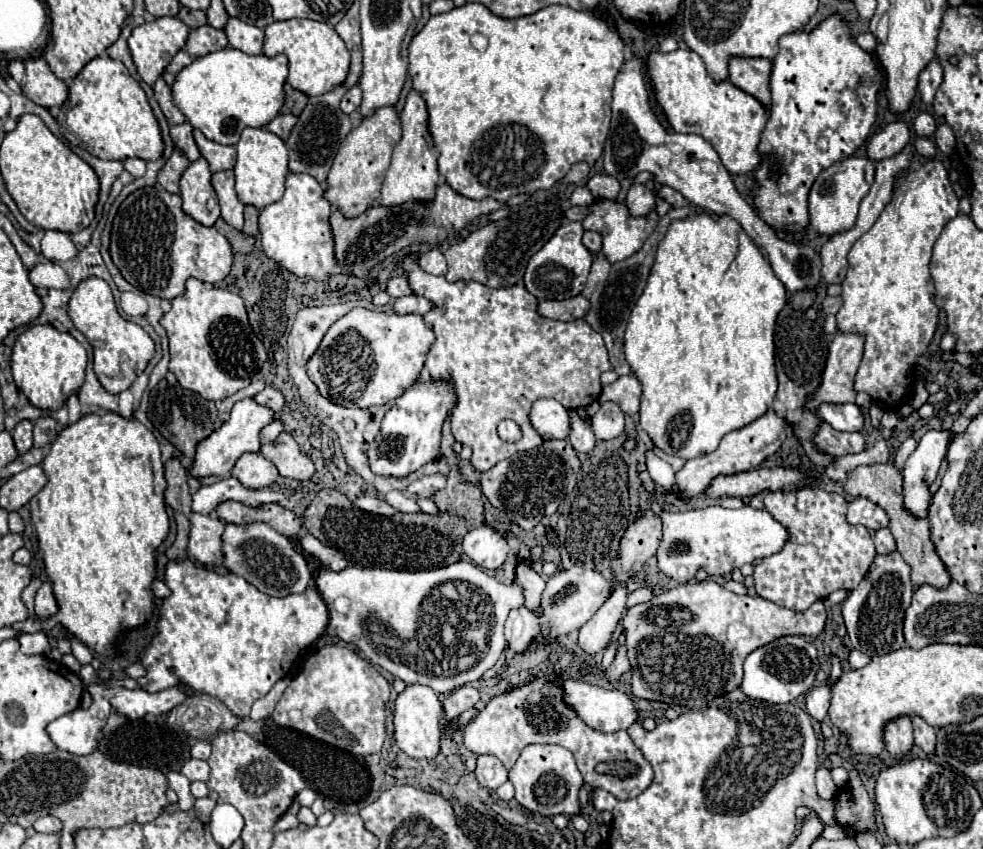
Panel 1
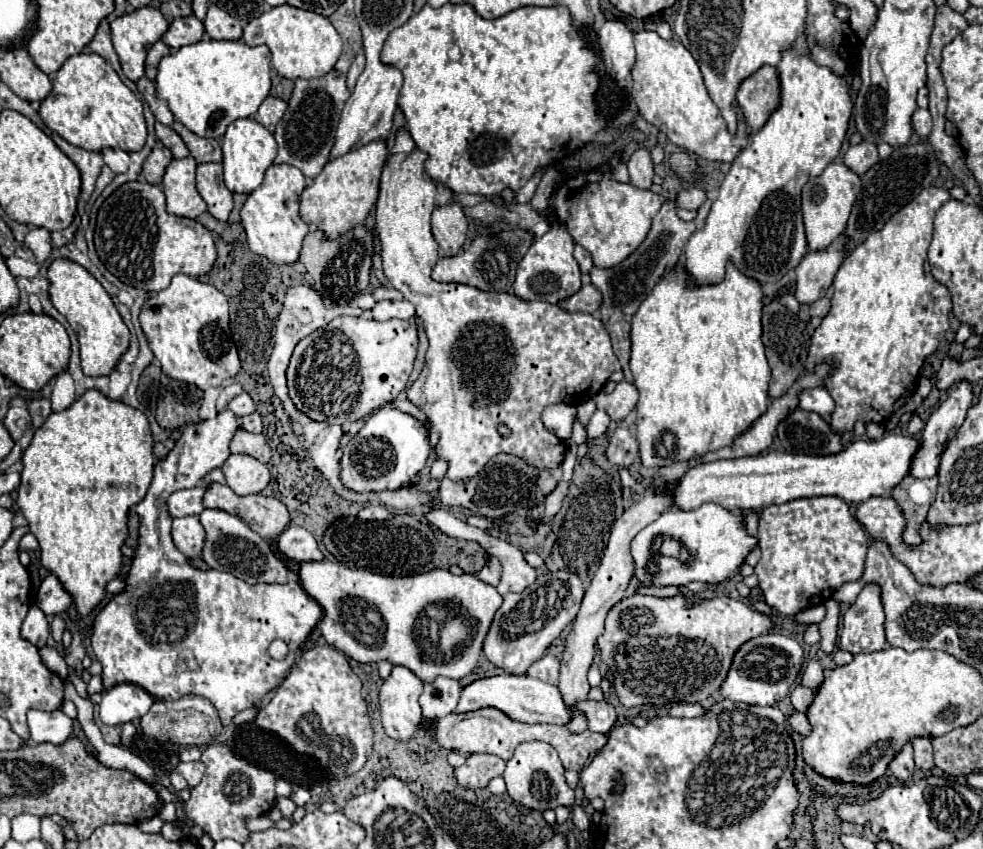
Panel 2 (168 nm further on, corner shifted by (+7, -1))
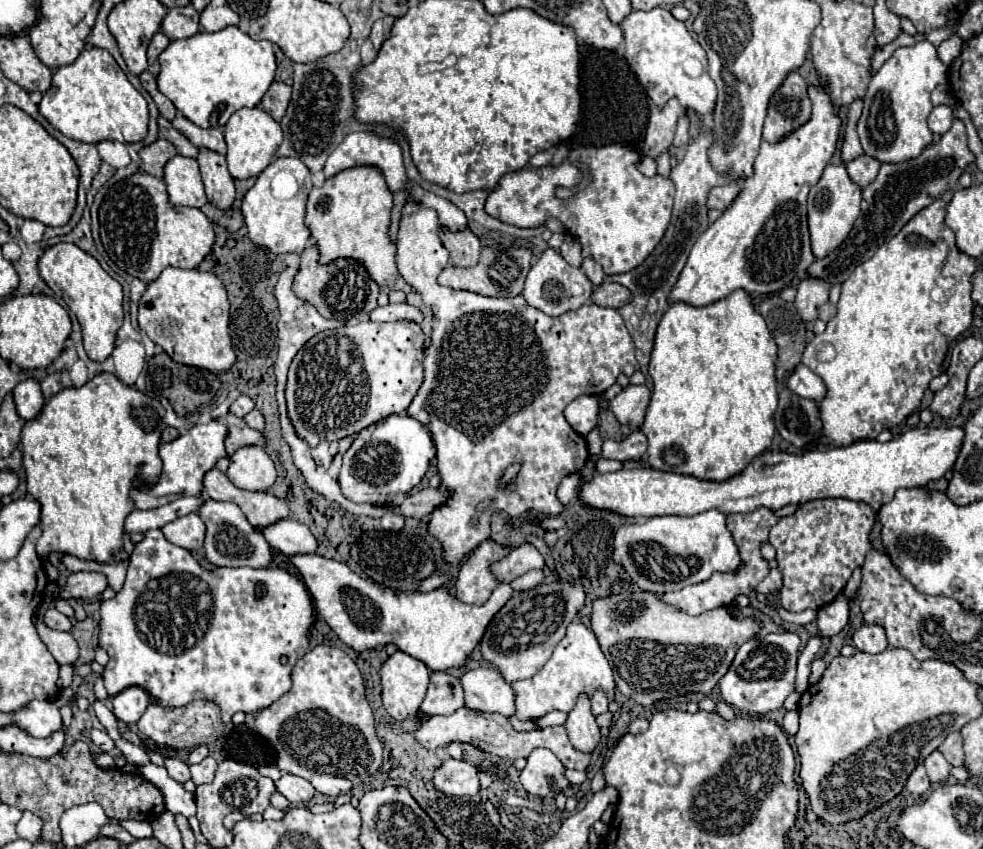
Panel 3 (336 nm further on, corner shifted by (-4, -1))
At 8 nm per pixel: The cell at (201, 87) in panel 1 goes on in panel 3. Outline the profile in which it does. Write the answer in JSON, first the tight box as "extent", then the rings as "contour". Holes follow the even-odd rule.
{"extent":[159,27,275,129],"contour":[[[237,27],[217,33],[197,33],[189,39],[173,41],[161,55],[159,91],[195,125],[221,129],[229,117],[243,107],[257,107],[275,79],[275,51],[269,41],[253,41]]]}

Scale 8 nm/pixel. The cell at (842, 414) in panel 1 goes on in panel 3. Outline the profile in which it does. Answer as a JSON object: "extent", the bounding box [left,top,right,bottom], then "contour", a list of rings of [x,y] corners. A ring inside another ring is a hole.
{"extent":[787,365,827,401],"contour":[[[799,365],[791,377],[787,379],[787,387],[797,393],[799,397],[805,397],[805,399],[813,399],[813,401],[823,401],[825,393],[827,393],[827,387],[823,383],[823,379],[819,375],[815,375],[813,371],[809,371],[809,367],[805,365]]]}

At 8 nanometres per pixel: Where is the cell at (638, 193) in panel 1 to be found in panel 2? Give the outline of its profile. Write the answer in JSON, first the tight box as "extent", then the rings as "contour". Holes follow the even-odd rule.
{"extent":[628,147,654,189],"contour":[[[640,147],[632,153],[628,161],[628,171],[630,171],[630,183],[640,187],[640,189],[650,189],[652,177],[654,177],[654,163],[648,147]]]}

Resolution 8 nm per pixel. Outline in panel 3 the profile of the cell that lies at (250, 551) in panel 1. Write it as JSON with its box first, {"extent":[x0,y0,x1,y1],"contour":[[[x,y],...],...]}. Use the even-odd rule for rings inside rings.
{"extent":[199,499,273,569],"contour":[[[207,499],[199,509],[199,517],[207,525],[205,555],[213,565],[217,565],[217,567],[251,567],[251,569],[273,567],[271,545],[263,537],[261,529],[253,527],[235,503],[221,503],[221,501]]]}

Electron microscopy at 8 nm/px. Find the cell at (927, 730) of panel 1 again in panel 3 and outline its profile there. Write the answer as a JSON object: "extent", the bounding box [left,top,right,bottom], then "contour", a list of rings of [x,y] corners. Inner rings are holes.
{"extent":[925,751,951,783],"contour":[[[933,751],[925,759],[925,769],[927,769],[927,775],[929,775],[931,783],[941,783],[941,781],[945,781],[949,777],[951,765],[945,761],[945,757],[941,755],[941,751]]]}

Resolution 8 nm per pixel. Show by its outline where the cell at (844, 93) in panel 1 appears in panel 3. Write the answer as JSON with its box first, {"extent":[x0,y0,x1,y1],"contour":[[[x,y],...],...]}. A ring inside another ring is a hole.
{"extent":[669,83,841,307],"contour":[[[829,83],[809,85],[807,93],[813,105],[811,119],[799,129],[787,133],[777,143],[761,143],[761,151],[753,163],[753,175],[743,179],[743,187],[735,201],[721,213],[721,217],[715,223],[711,223],[707,231],[703,231],[697,237],[689,253],[689,259],[679,275],[679,281],[675,283],[669,295],[669,301],[685,301],[689,305],[701,307],[727,297],[739,287],[755,295],[777,293],[789,287],[795,279],[801,279],[809,265],[815,261],[807,229],[807,195],[809,189],[821,179],[823,169],[835,155],[841,135],[841,117],[837,115],[837,109],[833,105]]]}

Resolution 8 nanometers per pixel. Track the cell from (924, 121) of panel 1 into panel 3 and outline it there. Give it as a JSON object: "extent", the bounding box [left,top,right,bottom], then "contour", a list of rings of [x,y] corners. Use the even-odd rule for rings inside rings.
{"extent":[927,105,953,133],"contour":[[[939,105],[939,107],[933,107],[931,115],[927,117],[927,125],[933,133],[947,133],[951,129],[951,123],[953,123],[953,113],[951,113],[951,107],[947,105]]]}

